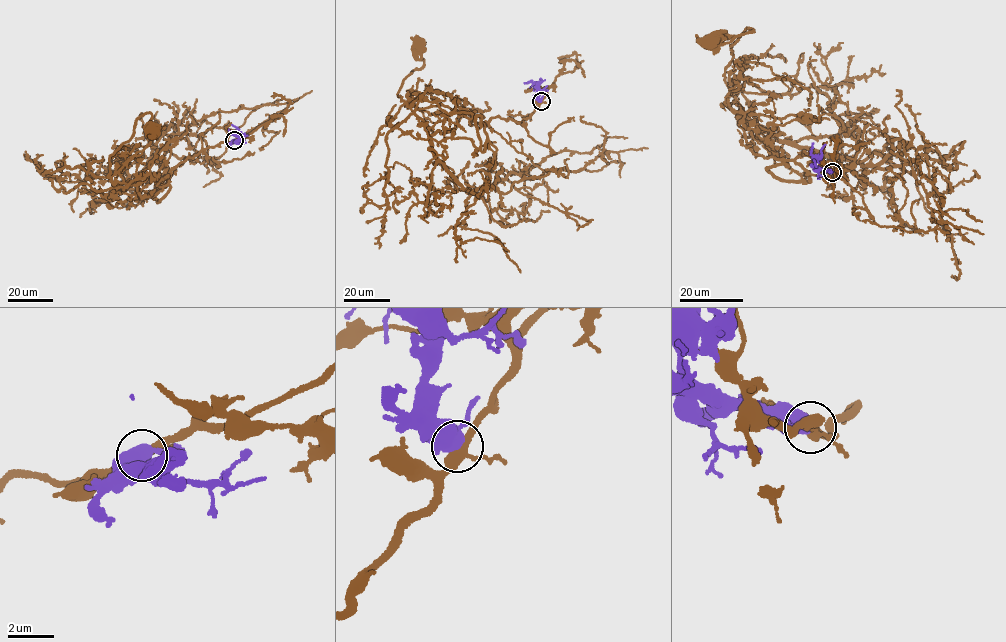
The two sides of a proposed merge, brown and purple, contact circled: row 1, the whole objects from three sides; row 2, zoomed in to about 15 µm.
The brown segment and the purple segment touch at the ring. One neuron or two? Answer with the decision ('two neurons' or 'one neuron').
two neurons

